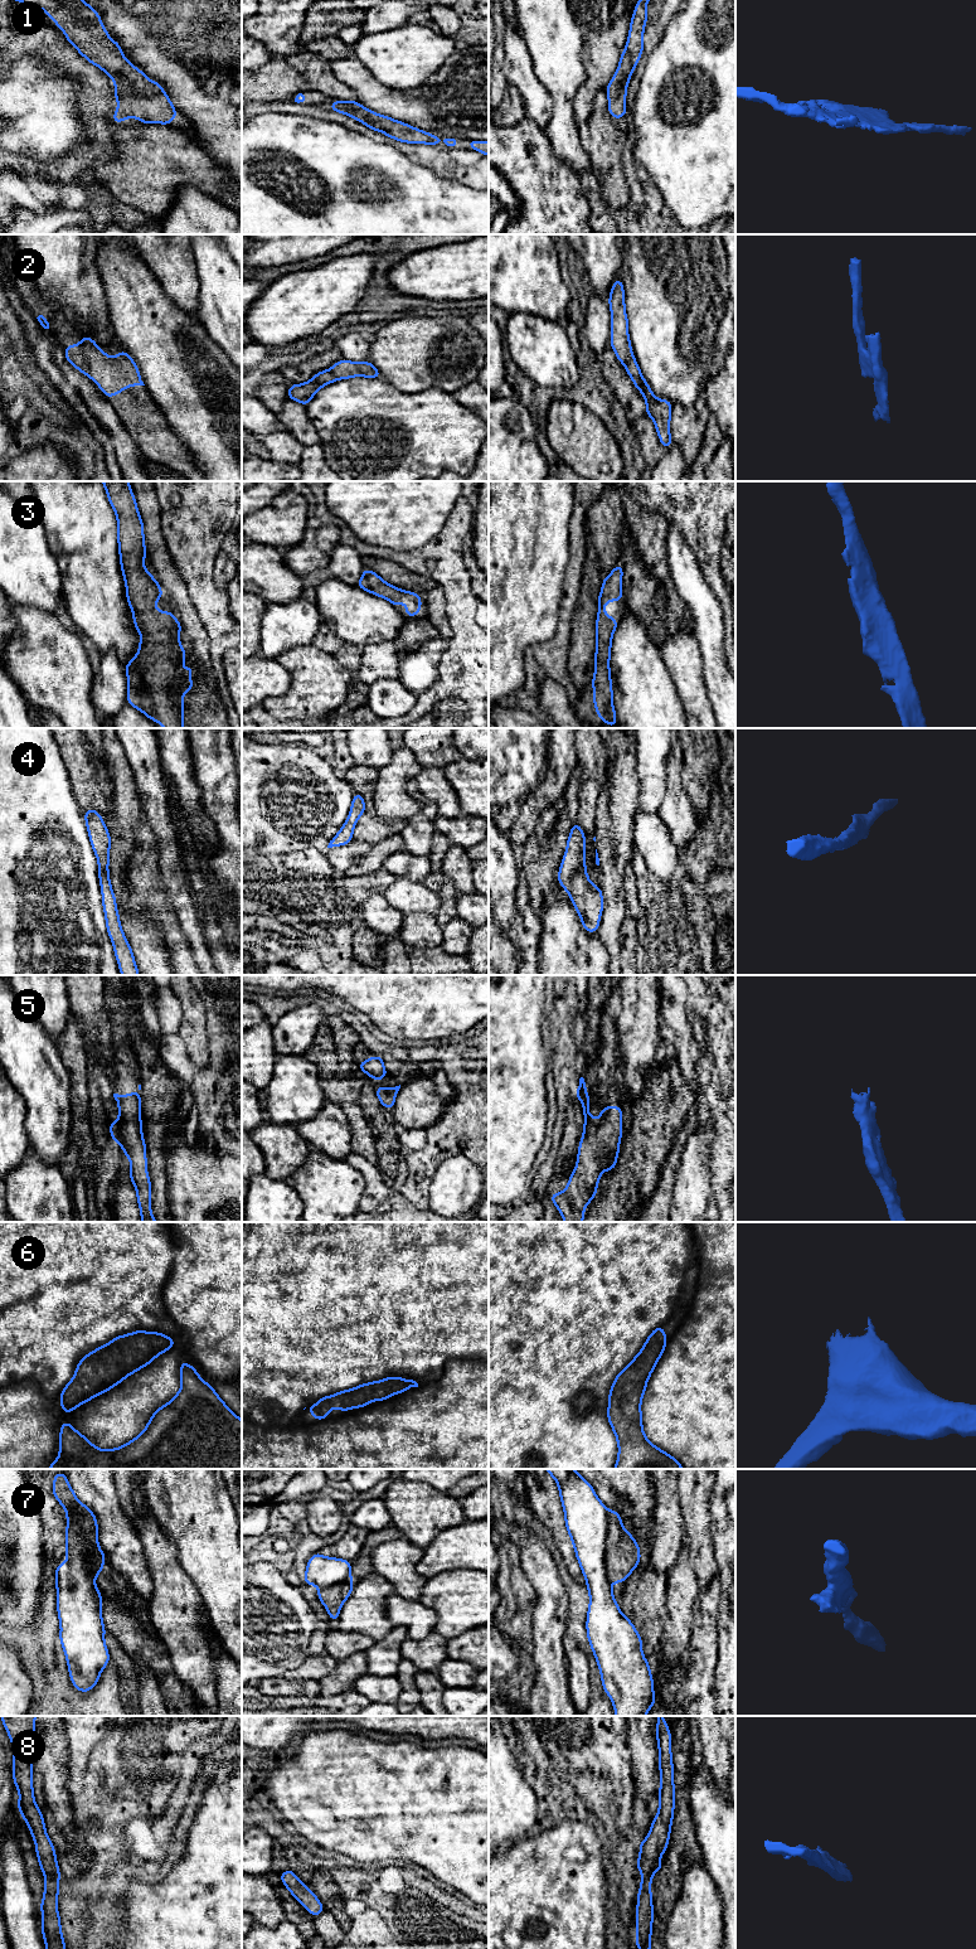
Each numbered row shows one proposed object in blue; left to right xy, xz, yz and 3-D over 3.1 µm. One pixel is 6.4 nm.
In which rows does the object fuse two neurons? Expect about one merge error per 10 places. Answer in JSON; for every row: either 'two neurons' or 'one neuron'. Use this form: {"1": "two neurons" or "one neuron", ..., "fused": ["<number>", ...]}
{"1": "one neuron", "2": "one neuron", "3": "one neuron", "4": "one neuron", "5": "one neuron", "6": "one neuron", "7": "two neurons", "8": "one neuron", "fused": ["7"]}

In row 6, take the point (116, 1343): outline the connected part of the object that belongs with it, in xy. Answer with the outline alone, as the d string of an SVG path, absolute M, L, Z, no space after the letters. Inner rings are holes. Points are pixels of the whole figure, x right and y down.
M135 1330L96 1348L82 1357L73 1378L60 1392L62 1411L69 1414L79 1405L110 1391L175 1343L171 1337L159 1332Z

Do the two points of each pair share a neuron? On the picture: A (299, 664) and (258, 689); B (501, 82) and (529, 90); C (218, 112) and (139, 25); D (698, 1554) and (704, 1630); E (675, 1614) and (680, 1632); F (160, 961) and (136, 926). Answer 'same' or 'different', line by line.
A: different
B: different
C: same
D: different
E: same
F: same

